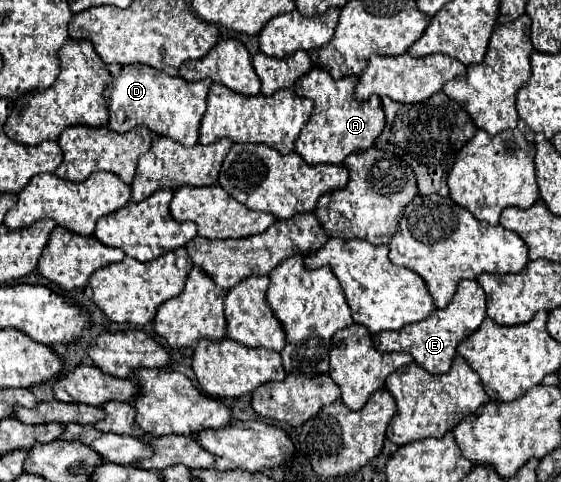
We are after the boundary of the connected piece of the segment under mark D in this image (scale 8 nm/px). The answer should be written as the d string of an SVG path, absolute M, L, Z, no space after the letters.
M125 66L107 88L107 126L113 132L129 132L131 128L147 126L153 134L169 136L183 146L195 146L199 140L201 118L207 110L209 86L209 80L187 82L181 76L167 76L151 66Z

